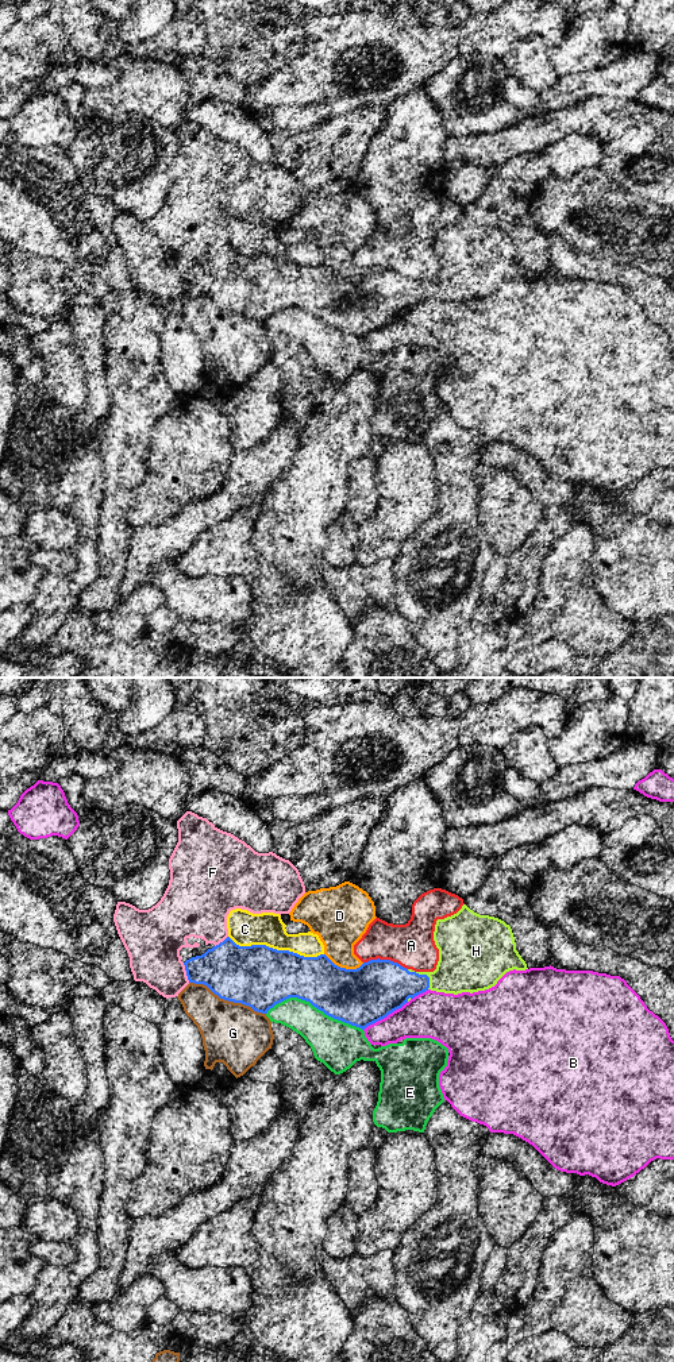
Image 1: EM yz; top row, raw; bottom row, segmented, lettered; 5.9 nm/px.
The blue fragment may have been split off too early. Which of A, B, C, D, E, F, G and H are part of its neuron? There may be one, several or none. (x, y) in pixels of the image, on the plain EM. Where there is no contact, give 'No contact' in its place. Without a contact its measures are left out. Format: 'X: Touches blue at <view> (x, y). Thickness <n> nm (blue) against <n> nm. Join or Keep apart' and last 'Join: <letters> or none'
A: Touches blue at yz (385, 269). Thickness 340 nm (blue) against 260 nm. Keep apart
B: Touches blue at yz (385, 325). Thickness 340 nm (blue) against 280 nm. Keep apart
C: Touches blue at yz (276, 258). Thickness 380 nm (blue) against 200 nm. Keep apart
D: Touches blue at yz (345, 277). Thickness 340 nm (blue) against 280 nm. Keep apart
E: Touches blue at yz (315, 315). Thickness 340 nm (blue) against 280 nm. Keep apart
F: Touches blue at yz (187, 281). Thickness 320 nm (blue) against 320 nm. Keep apart
G: Touches blue at yz (227, 308). Thickness 380 nm (blue) against 360 nm. Keep apart
H: Touches blue at yz (423, 284). Thickness 320 nm (blue) against 320 nm. Join
Join: H

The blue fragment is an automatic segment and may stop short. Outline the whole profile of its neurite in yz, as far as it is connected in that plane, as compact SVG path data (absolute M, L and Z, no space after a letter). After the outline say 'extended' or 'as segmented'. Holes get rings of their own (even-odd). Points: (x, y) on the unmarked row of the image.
M466 213L457 223L436 229L434 250L439 258L434 281L415 281L380 267L363 271L357 278L346 278L335 274L326 263L304 266L266 254L239 255L230 246L204 263L186 269L184 274L189 292L204 293L220 308L242 312L257 321L267 323L276 313L297 306L362 339L428 298L473 302L494 296L509 279L528 278L516 259L511 235L498 227L479 224Z | extended

